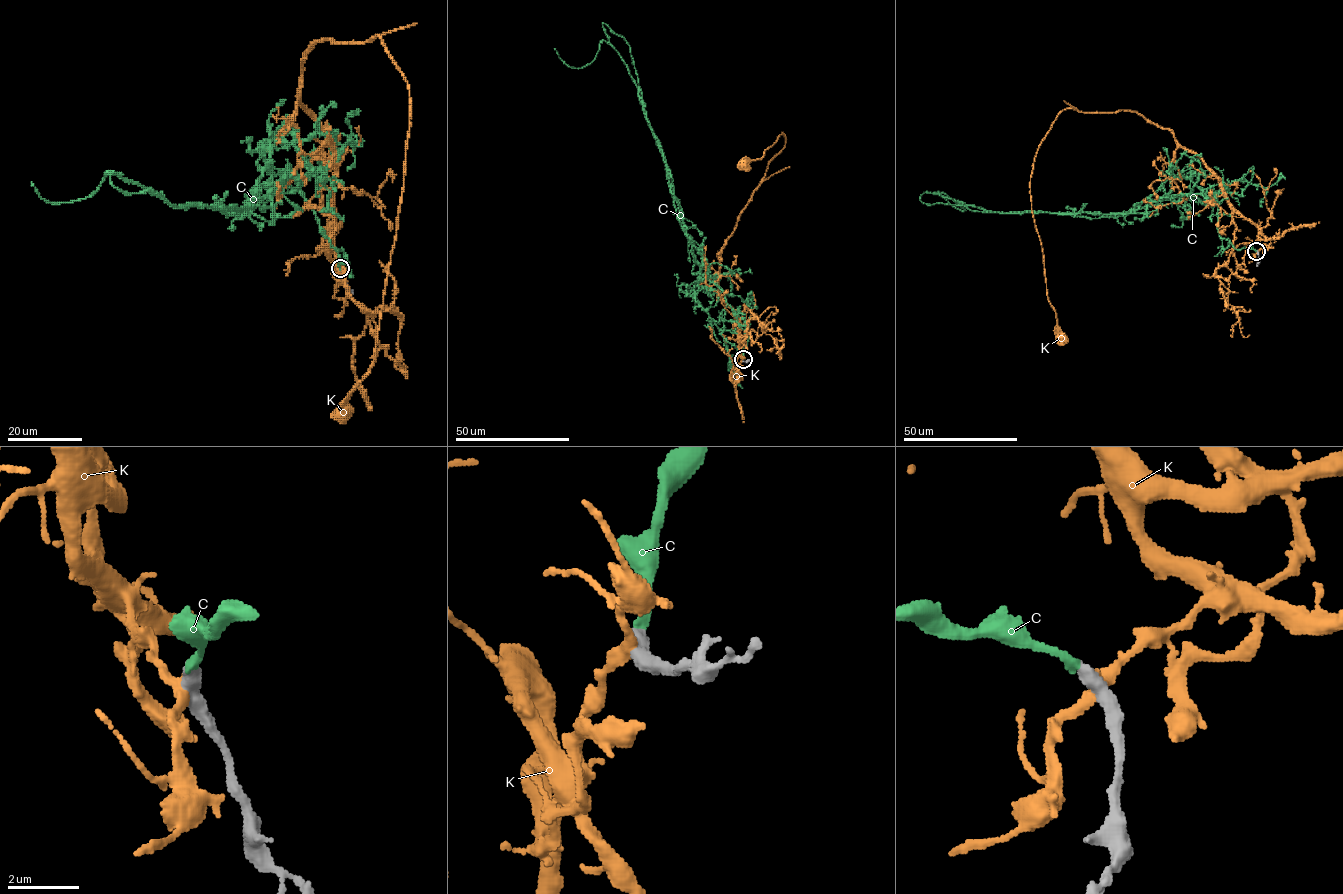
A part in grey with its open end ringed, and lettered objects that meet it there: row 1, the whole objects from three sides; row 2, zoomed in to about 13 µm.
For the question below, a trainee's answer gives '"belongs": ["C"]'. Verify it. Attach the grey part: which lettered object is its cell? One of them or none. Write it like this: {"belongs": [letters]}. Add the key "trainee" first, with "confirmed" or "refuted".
{"trainee": "confirmed", "belongs": ["C"]}

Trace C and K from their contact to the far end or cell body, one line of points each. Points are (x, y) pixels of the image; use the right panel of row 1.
C: (1256, 250), (1221, 254), (1218, 202), (1181, 176), (1117, 213), (946, 198)
K: (1257, 252), (1258, 229), (1169, 130), (1127, 110), (1062, 110), (1037, 149), (1030, 193), (1063, 339)

